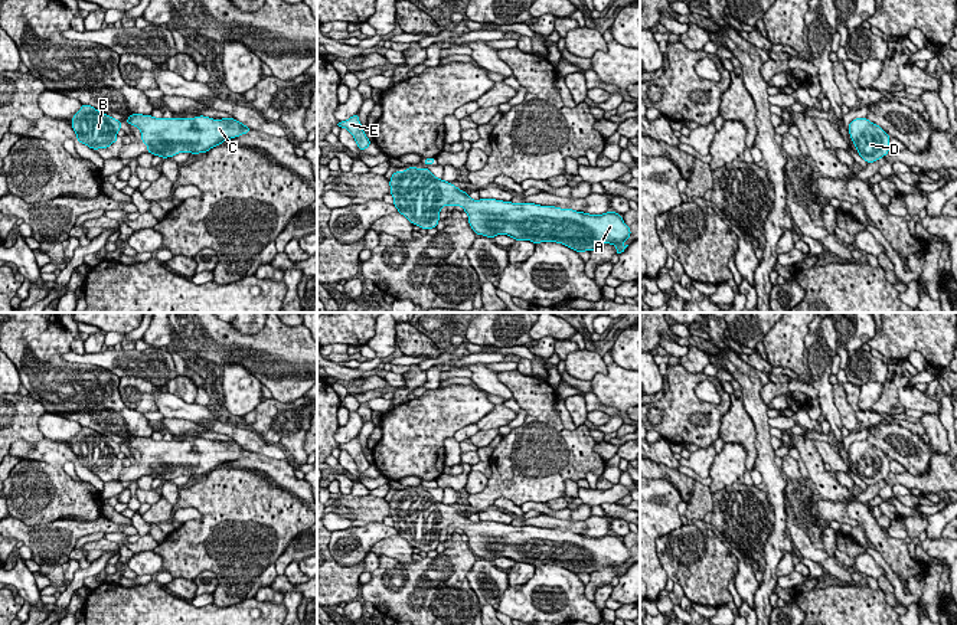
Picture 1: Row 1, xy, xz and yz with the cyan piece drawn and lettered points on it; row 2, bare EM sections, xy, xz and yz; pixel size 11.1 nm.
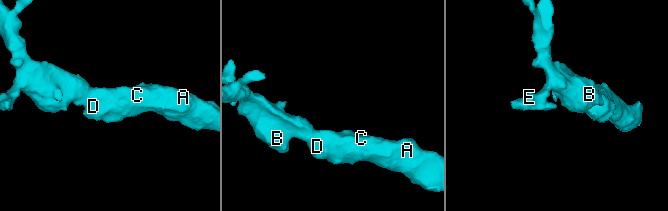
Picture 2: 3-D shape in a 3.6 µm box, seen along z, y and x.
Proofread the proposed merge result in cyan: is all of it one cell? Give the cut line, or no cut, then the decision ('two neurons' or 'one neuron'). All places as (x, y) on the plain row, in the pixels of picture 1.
no cut | one neuron

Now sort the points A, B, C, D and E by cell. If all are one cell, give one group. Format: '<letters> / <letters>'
A B C D E

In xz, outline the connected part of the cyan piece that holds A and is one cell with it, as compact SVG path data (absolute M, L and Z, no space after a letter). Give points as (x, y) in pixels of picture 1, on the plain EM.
M411 488L395 494L389 503L393 527L412 547L437 550L444 529L461 529L476 557L512 559L533 566L556 565L577 575L598 572L602 566L615 567L620 577L631 557L621 537L607 534L589 537L572 531L512 526L496 521L473 523L453 505L437 501L427 490Z

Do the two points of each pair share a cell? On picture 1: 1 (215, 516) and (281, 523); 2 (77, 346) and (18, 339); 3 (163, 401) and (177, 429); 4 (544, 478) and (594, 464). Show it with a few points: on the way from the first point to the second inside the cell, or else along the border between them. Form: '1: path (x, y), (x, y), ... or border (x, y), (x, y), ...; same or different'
1: path (231, 516), (265, 519); same
2: border (65, 327), (72, 336), (71, 350); different
3: border (163, 416), (193, 421), (196, 424); different
4: path (557, 465), (581, 464); same

